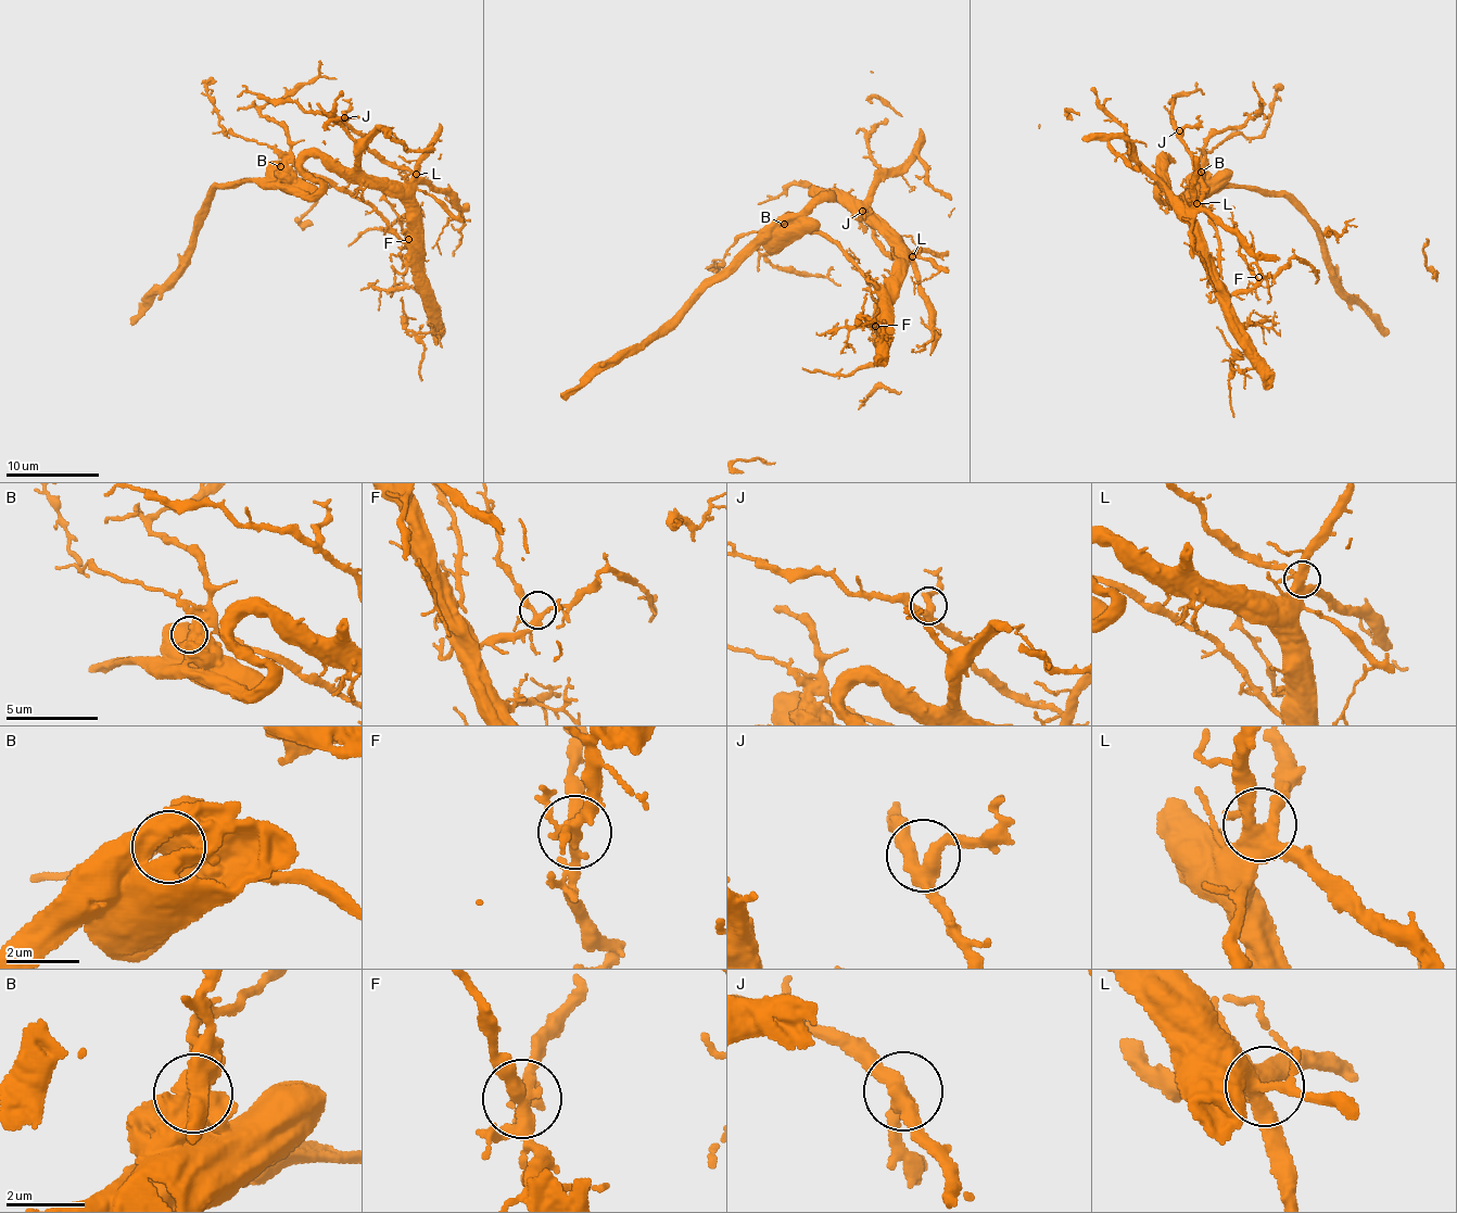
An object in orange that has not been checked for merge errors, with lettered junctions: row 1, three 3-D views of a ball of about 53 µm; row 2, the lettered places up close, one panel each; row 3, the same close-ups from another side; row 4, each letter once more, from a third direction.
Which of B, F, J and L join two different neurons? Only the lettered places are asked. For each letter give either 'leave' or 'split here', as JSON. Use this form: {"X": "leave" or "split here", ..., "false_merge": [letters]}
{"B": "leave", "F": "leave", "J": "leave", "L": "leave", "false_merge": []}

